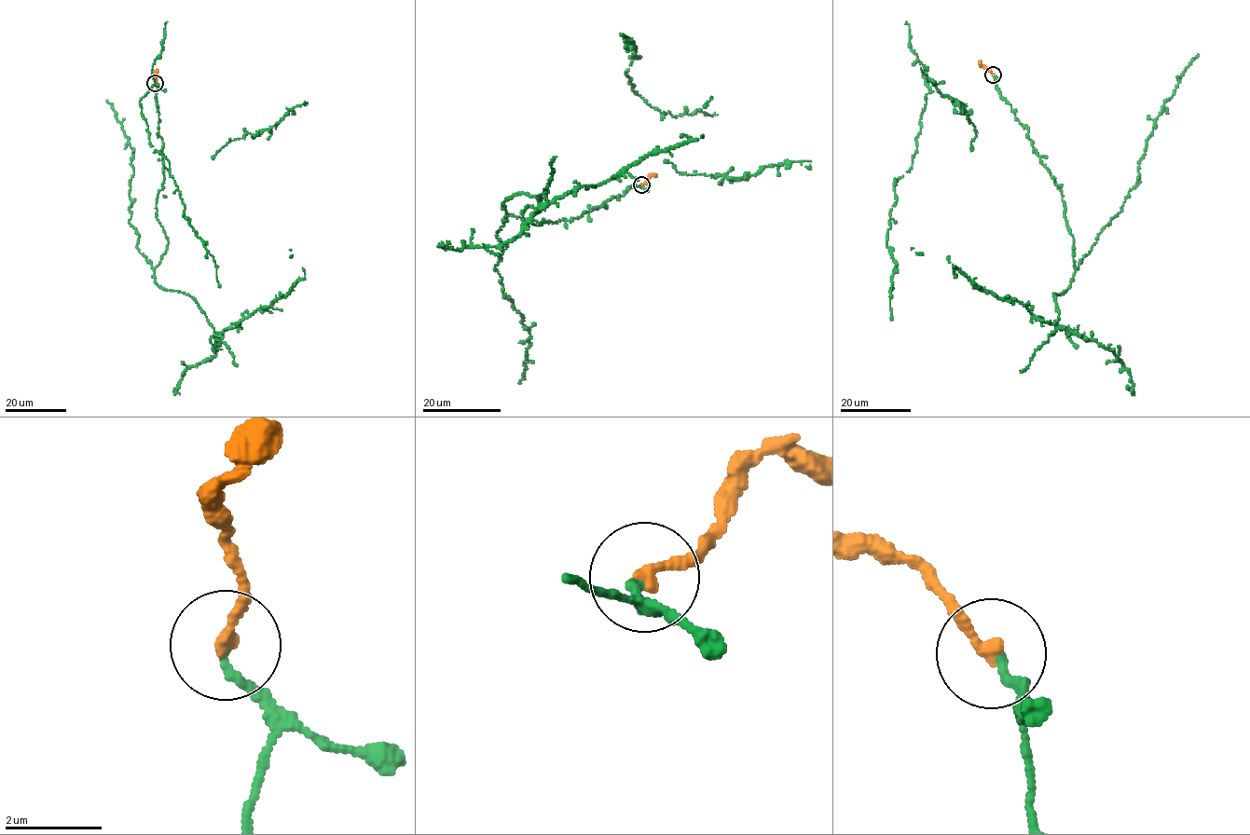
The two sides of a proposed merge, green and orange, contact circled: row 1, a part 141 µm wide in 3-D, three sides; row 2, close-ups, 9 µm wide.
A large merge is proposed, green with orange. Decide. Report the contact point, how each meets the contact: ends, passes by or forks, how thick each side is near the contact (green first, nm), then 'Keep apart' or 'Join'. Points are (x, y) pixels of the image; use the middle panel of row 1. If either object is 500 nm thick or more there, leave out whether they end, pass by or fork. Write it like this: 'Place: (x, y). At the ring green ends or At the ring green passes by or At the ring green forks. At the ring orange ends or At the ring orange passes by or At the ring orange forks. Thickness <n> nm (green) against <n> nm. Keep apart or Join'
Place: (641, 184). At the ring green ends. At the ring orange ends. Thickness 170 nm (green) against 260 nm. Join

